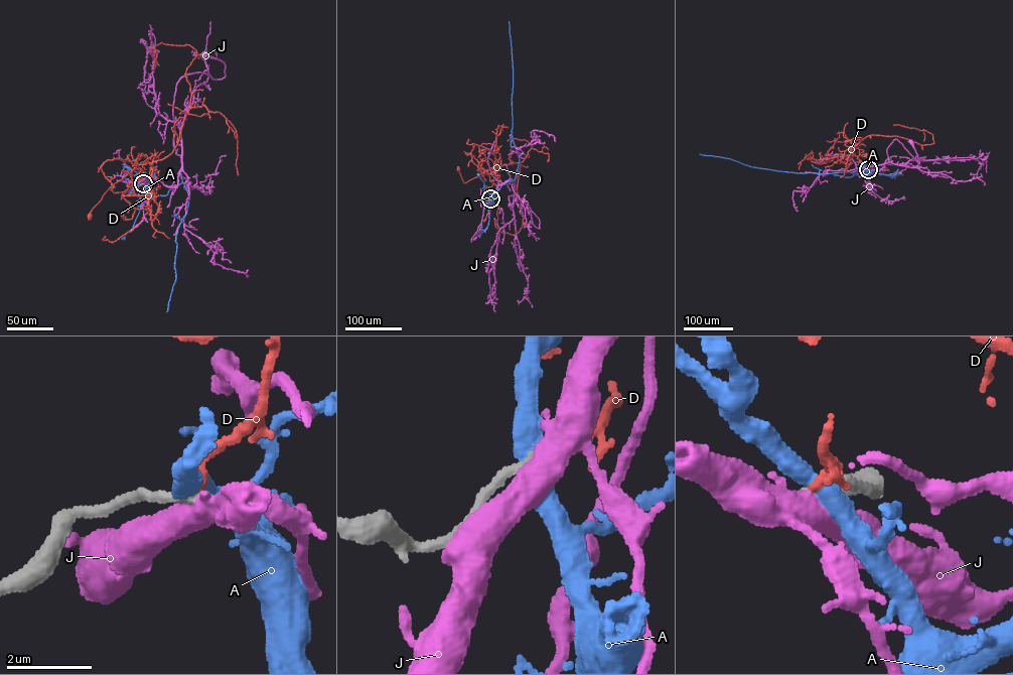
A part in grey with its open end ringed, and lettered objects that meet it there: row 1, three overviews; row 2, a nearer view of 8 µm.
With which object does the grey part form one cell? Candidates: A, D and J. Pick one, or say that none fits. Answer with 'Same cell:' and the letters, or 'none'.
Same cell: D

